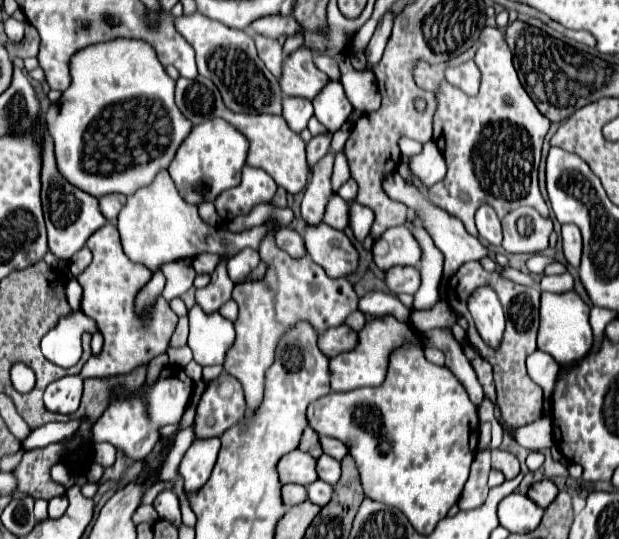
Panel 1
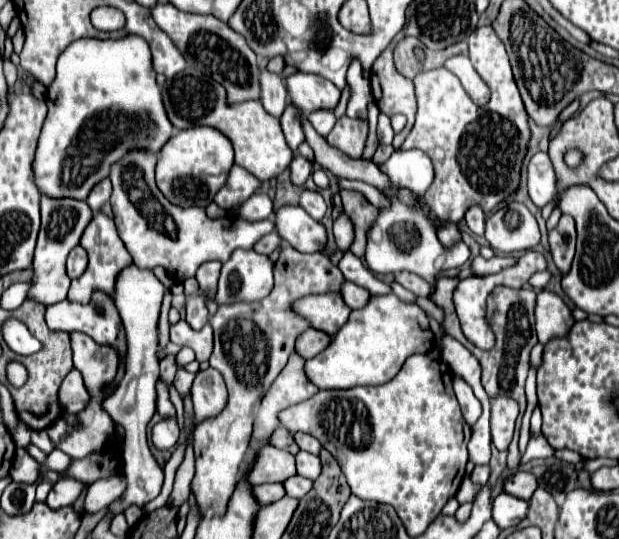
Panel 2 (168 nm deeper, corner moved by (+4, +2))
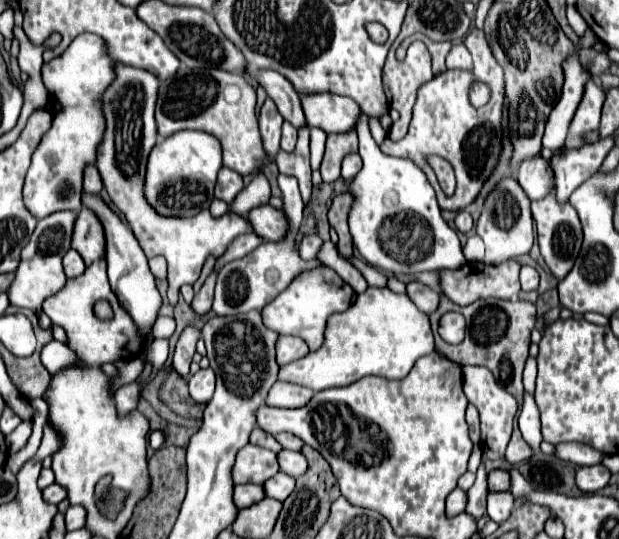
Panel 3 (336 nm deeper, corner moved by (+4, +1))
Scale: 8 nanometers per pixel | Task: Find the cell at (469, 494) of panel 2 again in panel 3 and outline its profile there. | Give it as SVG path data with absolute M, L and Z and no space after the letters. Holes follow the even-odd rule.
M480 465L480 471L476 473L476 481L468 491L468 505L466 505L466 513L476 521L480 521L486 513L486 495L489 494L488 483L486 483L488 471L482 471L482 469L484 467Z

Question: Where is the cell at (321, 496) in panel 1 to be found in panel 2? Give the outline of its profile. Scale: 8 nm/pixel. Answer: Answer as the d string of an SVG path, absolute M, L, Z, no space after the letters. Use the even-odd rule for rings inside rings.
M296 476L296 478L288 478L288 482L284 482L284 488L286 488L286 494L292 496L292 498L302 498L306 496L310 490L312 490L314 482L304 478L304 476Z

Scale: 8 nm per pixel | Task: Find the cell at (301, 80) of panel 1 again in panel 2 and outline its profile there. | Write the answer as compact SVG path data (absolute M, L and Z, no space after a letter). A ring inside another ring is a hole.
M296 72L286 78L286 90L290 102L306 110L306 114L320 108L336 108L340 90L322 76Z

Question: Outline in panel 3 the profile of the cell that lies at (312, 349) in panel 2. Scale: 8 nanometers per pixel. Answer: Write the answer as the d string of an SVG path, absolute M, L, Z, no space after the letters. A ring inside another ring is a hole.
M278 337L276 341L276 363L286 365L308 353L308 345L296 337Z

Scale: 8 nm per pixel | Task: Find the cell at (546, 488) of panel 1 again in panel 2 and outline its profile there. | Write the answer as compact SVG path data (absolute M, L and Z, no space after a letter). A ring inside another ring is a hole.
M516 472L504 484L504 490L508 494L512 494L516 498L522 498L522 500L530 500L536 488L538 488L538 480L534 478L532 472Z

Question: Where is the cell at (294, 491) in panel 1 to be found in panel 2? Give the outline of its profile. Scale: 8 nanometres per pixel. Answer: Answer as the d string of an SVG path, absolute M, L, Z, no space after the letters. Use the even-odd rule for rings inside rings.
M260 484L260 486L254 486L254 494L256 494L256 500L266 506L284 498L286 490L282 484Z

